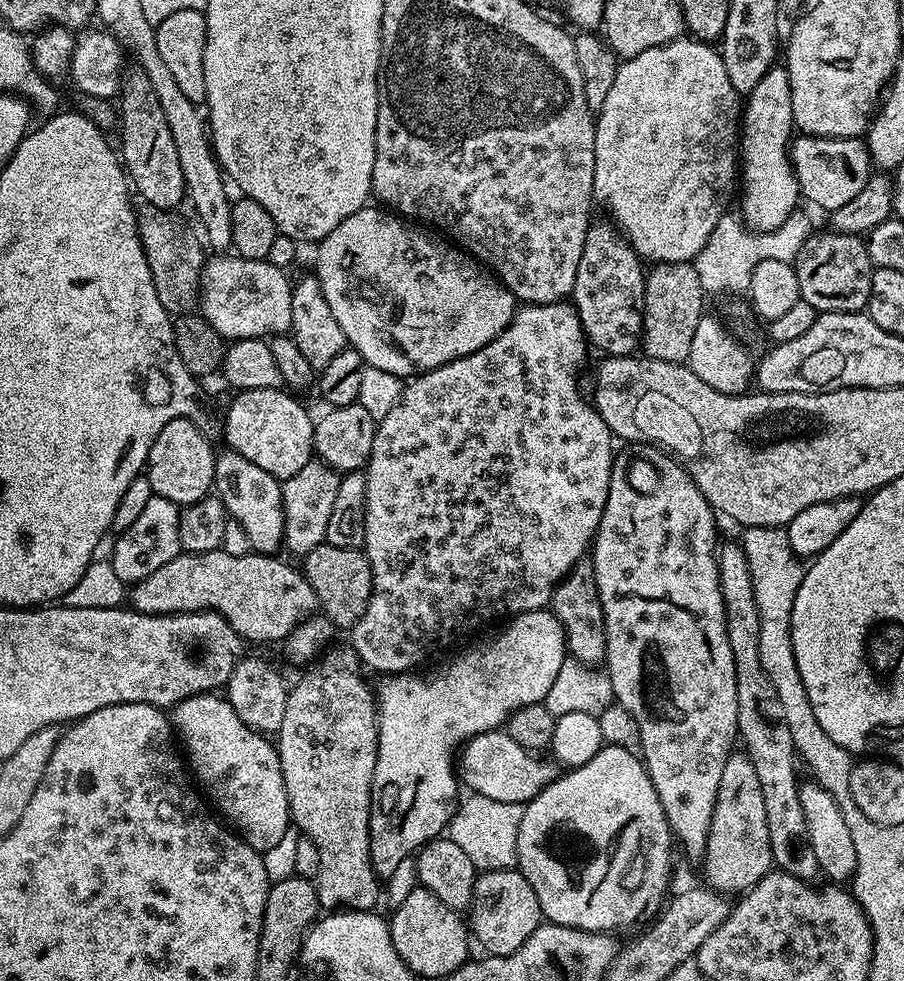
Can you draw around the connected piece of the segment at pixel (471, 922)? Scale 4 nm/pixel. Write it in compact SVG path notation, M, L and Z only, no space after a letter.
M499 868L484 870L477 875L472 891L470 911L466 916L466 924L471 935L485 949L489 956L509 956L538 930L542 922L542 913L538 894L534 894L534 886L526 882L526 878L516 868Z

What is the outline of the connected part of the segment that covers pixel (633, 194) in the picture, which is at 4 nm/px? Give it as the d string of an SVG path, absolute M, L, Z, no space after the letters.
M695 38L672 40L668 44L654 46L650 50L642 50L642 54L637 56L627 57L617 67L614 86L610 86L610 94L606 94L606 102L602 102L602 110L595 117L594 190L592 194L599 203L601 200L608 207L615 227L631 244L632 249L640 255L641 261L652 264L687 264L692 262L699 251L706 246L707 239L718 225L718 220L726 213L726 209L729 207L727 206L728 199L731 196L733 199L734 189L738 184L738 145L741 119L741 93L736 92L734 86L730 86L726 66L722 66L720 53L711 43Z

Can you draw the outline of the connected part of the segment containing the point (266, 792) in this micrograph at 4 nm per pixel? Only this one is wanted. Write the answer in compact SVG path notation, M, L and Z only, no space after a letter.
M204 691L175 704L170 712L170 723L194 776L196 771L198 784L200 779L199 787L206 796L208 791L207 799L214 808L216 803L215 811L254 851L268 852L290 826L280 753L273 741L271 744L267 735L244 725L242 718L234 714L234 706L230 706L223 695L211 692Z

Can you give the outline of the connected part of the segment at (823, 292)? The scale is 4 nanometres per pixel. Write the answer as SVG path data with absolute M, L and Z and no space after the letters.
M833 230L818 232L805 241L804 248L794 261L800 298L810 302L817 313L864 312L870 298L874 271L867 243L859 235Z

